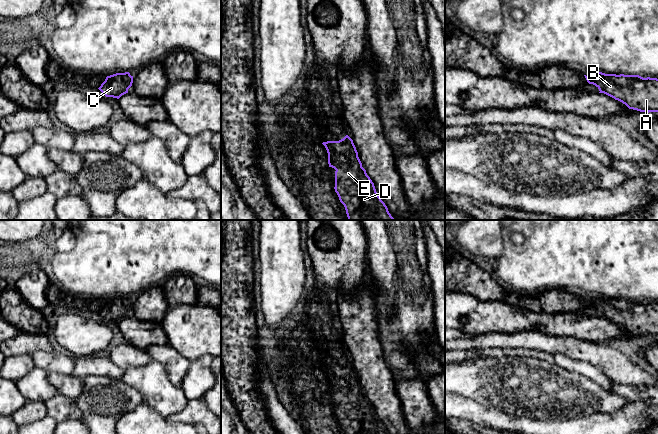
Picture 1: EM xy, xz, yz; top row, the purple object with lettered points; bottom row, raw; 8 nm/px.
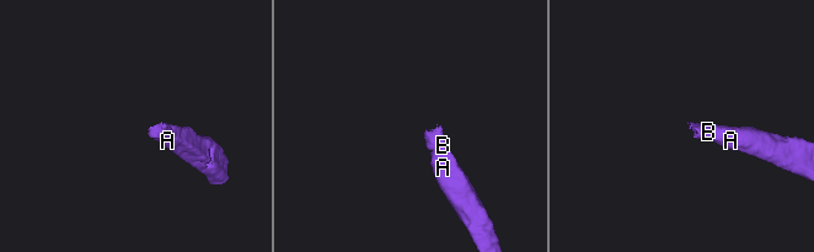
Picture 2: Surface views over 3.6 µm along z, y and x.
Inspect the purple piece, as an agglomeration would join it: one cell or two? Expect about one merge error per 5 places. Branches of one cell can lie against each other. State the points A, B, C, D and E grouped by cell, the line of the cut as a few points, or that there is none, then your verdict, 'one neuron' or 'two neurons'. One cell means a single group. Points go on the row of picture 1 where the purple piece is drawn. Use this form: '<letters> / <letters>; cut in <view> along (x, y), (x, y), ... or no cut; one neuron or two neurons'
A B C D E; no cut; one neuron

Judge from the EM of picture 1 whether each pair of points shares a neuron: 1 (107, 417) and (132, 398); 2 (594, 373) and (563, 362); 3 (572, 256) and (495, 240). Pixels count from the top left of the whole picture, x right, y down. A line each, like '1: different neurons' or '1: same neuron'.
1: same neuron
2: same neuron
3: different neurons

